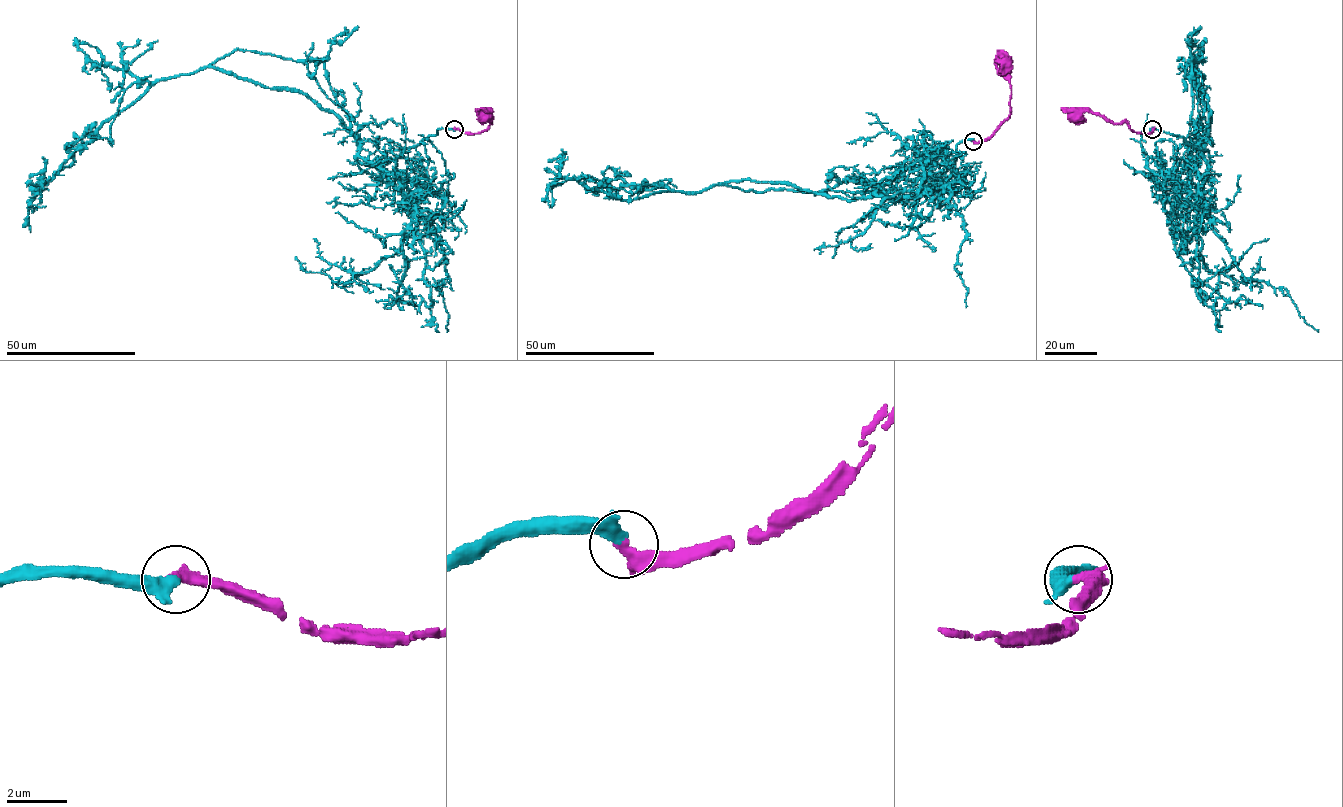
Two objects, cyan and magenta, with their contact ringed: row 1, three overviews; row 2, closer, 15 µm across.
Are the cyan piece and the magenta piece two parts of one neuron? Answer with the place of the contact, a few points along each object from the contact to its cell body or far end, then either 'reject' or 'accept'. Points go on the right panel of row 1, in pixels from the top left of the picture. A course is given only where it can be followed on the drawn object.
(1152, 129) | cyan via (1152, 129), (1206, 149), (1209, 163), (1211, 111), (1192, 67), (1203, 76), (1211, 126), (1189, 191), (1218, 232) | magenta via (1152, 128), (1150, 132), (1137, 133), (1126, 121), (1110, 123), (1087, 112), (1074, 114) | accept

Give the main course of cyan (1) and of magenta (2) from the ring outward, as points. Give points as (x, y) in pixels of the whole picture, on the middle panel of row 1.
1: (973, 141), (905, 198), (740, 180), (620, 200), (559, 178), (549, 207)
2: (973, 141), (988, 139), (1010, 115), (1009, 64), (1007, 63)

